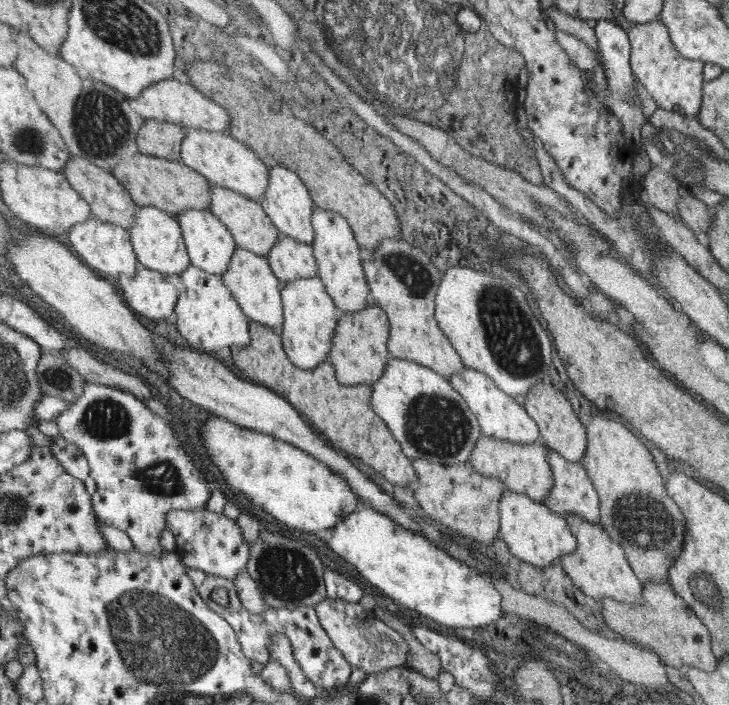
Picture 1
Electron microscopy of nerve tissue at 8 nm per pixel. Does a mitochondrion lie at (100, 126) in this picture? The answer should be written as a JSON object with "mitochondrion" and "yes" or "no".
{"mitochondrion":"yes"}

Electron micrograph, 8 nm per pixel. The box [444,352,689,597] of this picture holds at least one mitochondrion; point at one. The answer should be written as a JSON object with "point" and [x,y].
{"point":[646,525]}

